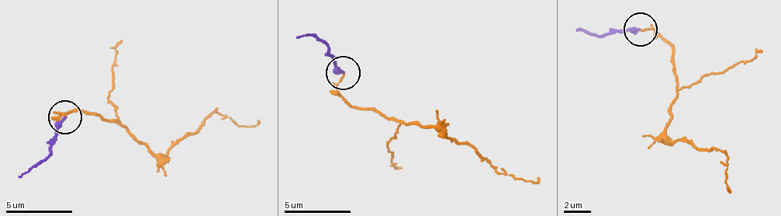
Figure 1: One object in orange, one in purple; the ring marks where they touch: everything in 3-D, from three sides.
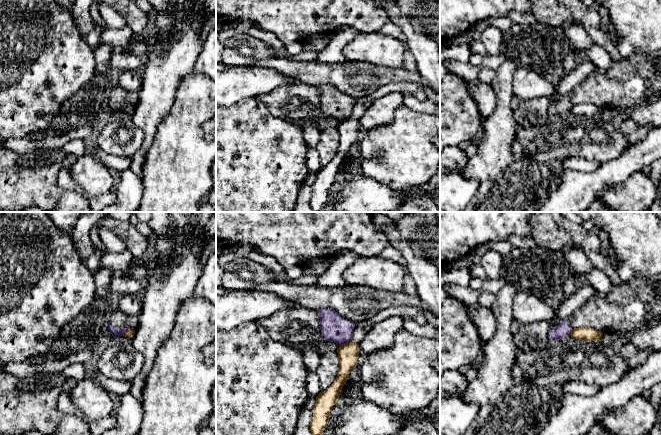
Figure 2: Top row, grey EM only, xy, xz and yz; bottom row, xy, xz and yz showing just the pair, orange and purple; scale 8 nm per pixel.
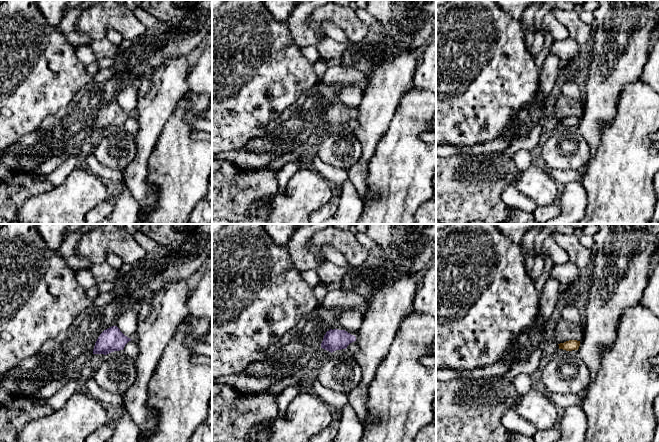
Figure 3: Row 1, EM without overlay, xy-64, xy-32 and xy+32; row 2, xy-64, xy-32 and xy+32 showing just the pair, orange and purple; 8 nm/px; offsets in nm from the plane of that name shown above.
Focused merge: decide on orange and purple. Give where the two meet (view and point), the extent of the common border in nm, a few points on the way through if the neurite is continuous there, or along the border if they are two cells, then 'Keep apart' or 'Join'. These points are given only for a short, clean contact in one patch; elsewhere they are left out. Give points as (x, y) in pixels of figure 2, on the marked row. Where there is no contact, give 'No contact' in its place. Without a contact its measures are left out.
Touches orange at xz (344, 344). Shared border 100 nm. Boundary: xz (350, 341), (339, 346). Keep apart

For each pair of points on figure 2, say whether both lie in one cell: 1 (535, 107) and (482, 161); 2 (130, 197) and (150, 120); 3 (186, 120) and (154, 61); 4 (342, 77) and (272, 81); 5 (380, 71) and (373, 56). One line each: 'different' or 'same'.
1: different
2: different
3: same
4: different
5: different

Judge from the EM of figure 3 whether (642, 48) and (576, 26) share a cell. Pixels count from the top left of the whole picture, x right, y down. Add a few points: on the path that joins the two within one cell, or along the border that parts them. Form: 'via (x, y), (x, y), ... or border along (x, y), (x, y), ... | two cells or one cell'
border along (594, 25), (591, 35) | two cells

